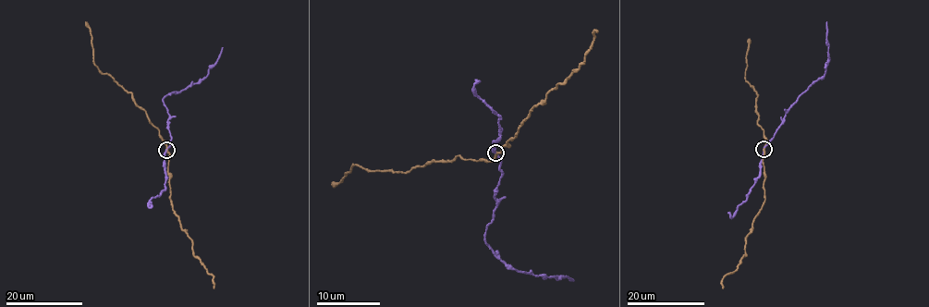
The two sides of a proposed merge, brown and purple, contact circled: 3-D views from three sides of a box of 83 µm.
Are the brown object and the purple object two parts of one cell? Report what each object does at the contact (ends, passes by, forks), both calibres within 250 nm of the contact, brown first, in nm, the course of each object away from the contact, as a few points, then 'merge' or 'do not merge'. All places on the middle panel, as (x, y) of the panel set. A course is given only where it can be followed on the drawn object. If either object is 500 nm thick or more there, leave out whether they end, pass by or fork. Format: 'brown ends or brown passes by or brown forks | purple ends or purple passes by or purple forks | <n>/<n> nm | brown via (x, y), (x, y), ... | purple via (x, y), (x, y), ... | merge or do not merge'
brown passes by | purple passes by | 200/130 nm | brown via (495, 153), (502, 152), (501, 146), (515, 136), (535, 105), (550, 90), (564, 82), (583, 62), (596, 30) | purple via (495, 153), (503, 171), (485, 241), (502, 260), (517, 271), (559, 278), (567, 276), (574, 281) | do not merge

